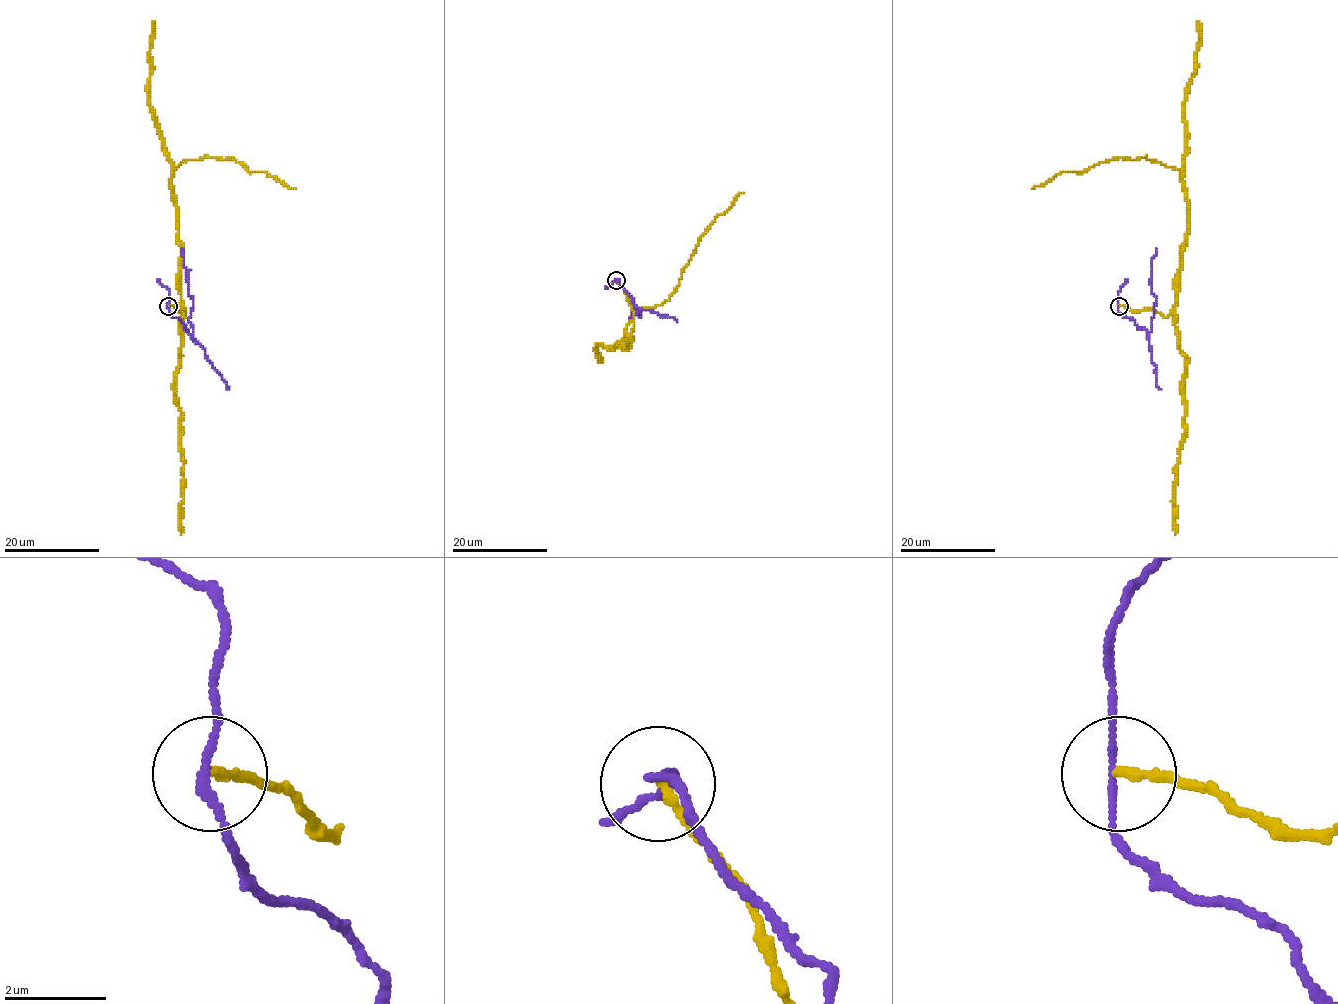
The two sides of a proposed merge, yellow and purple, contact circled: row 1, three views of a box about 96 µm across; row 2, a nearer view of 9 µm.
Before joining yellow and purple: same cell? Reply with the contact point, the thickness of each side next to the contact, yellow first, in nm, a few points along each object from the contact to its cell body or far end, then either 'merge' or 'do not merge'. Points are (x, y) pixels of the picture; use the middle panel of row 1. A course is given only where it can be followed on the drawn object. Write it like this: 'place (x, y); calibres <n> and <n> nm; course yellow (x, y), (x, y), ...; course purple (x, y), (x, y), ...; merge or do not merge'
place (616, 280); calibres 160 and 140 nm; course yellow (616, 279), (634, 320), (625, 349), (620, 341), (632, 314), (664, 303), (678, 284), (699, 239), (743, 192); course purple (616, 279), (640, 310), (637, 312), (640, 316), (635, 312), (631, 313), (631, 316); do not merge

